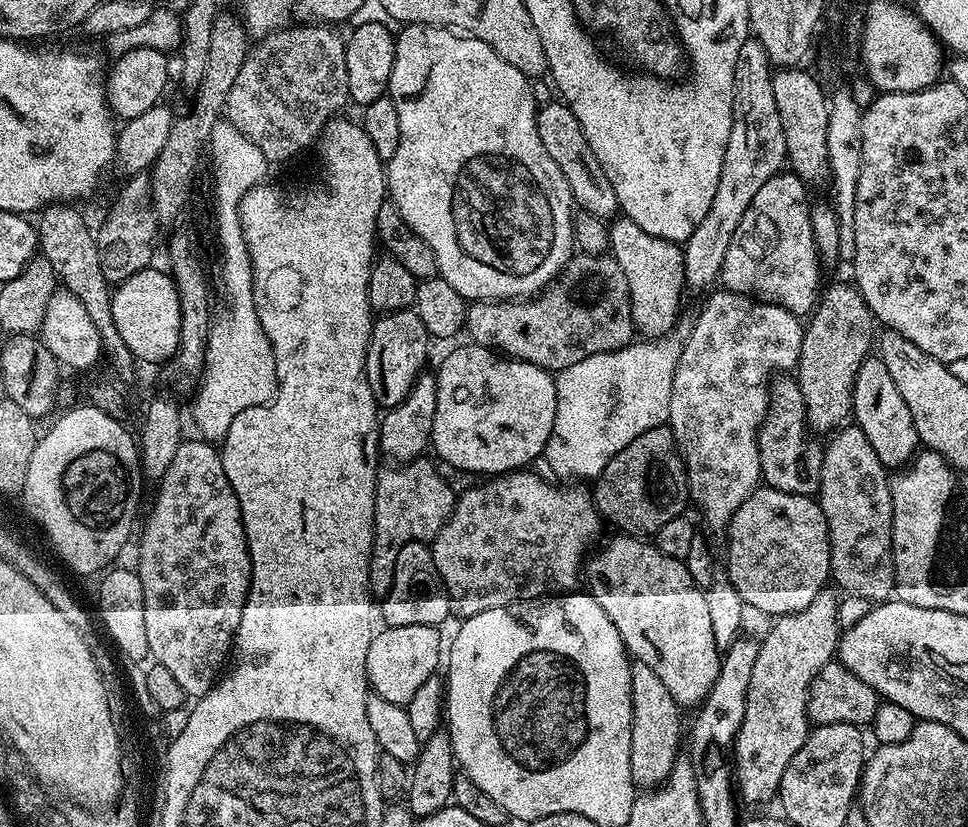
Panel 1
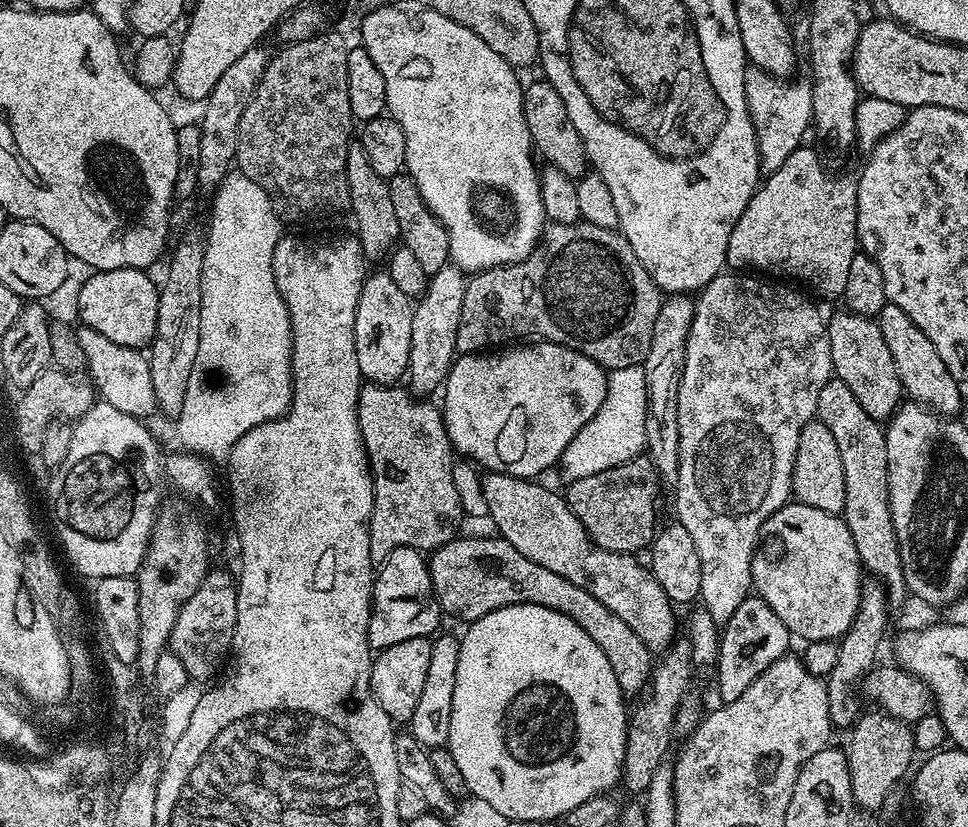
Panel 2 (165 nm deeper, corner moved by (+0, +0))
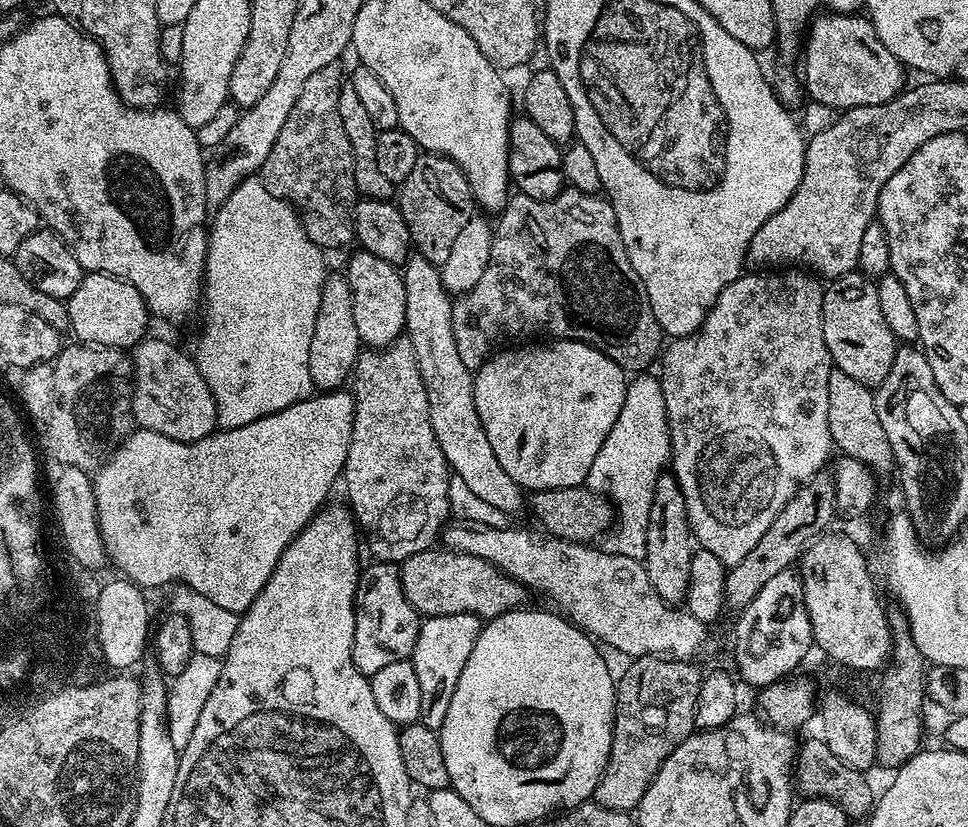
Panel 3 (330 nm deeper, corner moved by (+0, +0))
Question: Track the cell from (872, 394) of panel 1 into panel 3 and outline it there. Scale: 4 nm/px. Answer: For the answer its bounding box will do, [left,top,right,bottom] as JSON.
[822,270,898,386]

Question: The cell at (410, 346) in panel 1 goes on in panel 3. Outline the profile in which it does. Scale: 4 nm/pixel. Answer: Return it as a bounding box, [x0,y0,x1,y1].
[346,250,406,350]

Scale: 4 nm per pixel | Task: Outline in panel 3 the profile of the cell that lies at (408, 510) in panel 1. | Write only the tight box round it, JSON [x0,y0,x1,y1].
[342,338,450,562]

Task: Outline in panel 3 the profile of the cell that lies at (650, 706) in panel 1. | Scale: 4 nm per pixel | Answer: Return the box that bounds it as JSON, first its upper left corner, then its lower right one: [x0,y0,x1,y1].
[399,546,529,622]

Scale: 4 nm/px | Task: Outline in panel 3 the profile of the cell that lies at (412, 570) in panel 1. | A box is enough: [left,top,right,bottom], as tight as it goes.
[354,562,422,678]

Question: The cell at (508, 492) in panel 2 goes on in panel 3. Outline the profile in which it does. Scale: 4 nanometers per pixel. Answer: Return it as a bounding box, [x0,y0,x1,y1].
[402,254,526,514]

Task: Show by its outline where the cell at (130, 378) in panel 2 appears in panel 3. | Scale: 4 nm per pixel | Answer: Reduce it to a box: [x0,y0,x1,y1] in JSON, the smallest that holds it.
[131,338,217,442]

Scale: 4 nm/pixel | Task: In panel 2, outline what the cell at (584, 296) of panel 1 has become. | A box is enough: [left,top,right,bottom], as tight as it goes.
[456,222,661,370]

